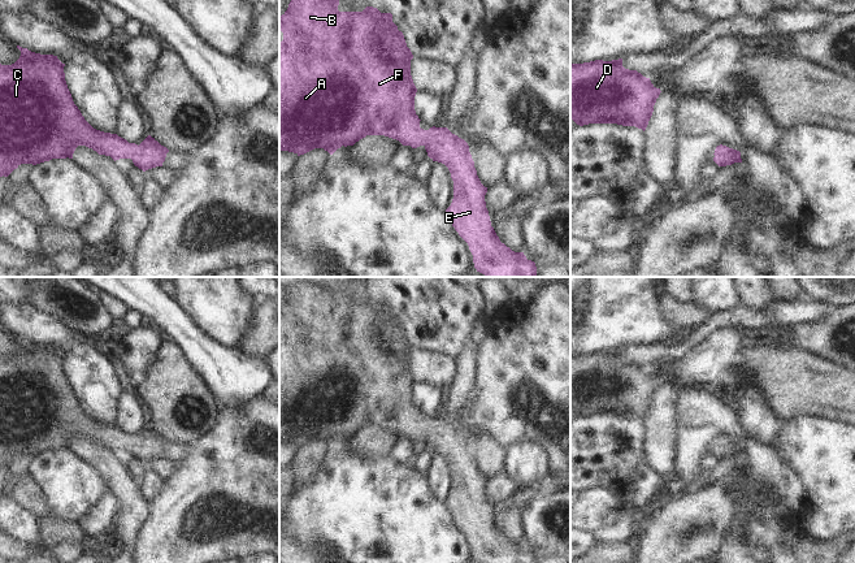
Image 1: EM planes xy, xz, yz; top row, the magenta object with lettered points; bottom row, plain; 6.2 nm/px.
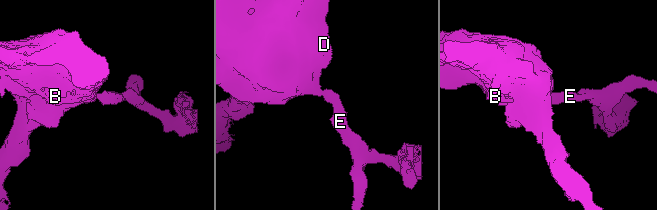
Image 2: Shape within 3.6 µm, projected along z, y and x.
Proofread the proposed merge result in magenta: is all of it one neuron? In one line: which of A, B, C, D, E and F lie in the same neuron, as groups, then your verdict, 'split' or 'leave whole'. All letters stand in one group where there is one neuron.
groups A B C D E F; leave whole

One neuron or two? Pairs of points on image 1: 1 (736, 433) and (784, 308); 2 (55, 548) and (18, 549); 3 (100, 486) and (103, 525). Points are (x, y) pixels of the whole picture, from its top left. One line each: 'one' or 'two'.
1: two
2: one
3: two

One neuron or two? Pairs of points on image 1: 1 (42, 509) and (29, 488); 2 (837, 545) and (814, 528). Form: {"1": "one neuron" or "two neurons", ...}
{"1": "one neuron", "2": "two neurons"}

